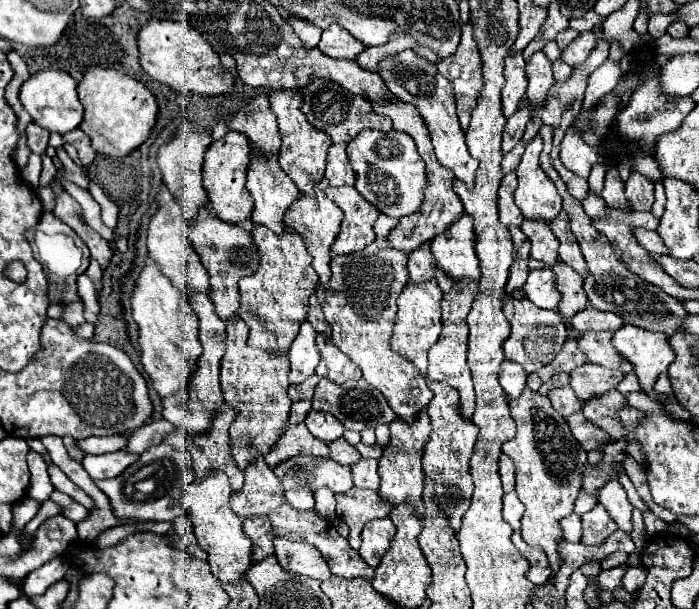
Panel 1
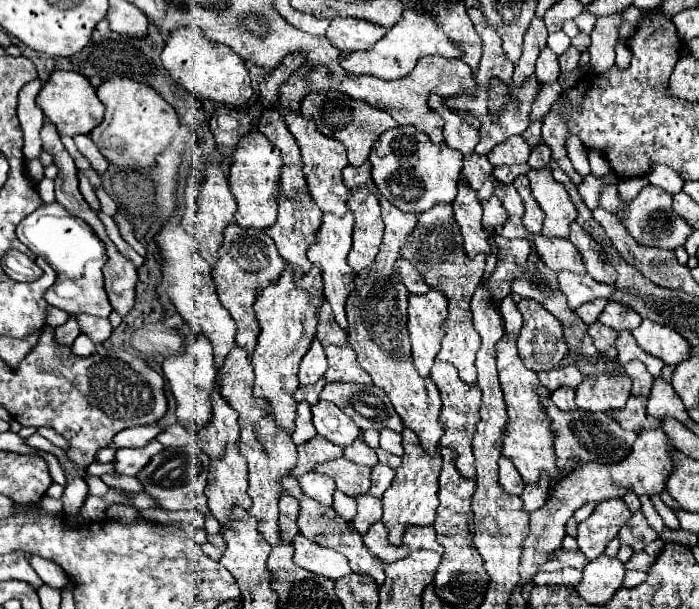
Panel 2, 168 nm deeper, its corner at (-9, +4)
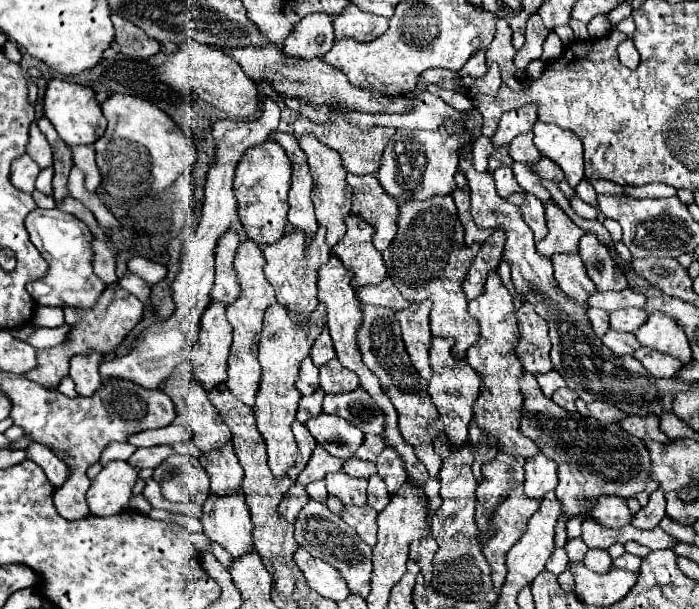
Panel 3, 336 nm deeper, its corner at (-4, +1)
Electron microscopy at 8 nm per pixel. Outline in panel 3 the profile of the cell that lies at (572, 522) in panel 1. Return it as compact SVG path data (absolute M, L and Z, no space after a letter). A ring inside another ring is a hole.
M524 372L522 378L522 434L538 444L542 454L552 458L558 464L558 486L556 496L562 502L562 518L556 526L556 546L564 546L566 536L566 520L577 515L587 515L594 508L596 498L602 494L630 498L642 490L654 490L658 484L648 478L648 450L646 444L626 434L618 424L604 424L594 418L586 418L578 412L566 412L558 404L554 404L548 396L538 390L538 382L532 374Z

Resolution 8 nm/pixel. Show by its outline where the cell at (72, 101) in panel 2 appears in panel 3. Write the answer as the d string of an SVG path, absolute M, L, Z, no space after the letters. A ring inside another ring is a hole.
M50 80L44 94L44 116L52 122L58 136L68 144L92 144L104 130L104 116L96 102L94 90L66 80Z

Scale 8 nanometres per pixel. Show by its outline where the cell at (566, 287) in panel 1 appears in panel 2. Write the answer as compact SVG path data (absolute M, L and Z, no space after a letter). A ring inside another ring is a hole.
M597 299L595 303L587 303L587 305L583 305L583 307L575 309L575 311L577 311L577 315L583 317L583 321L585 321L587 325L593 325L593 323L597 323L597 317L603 313L605 305L607 305L605 299L603 299L603 301Z

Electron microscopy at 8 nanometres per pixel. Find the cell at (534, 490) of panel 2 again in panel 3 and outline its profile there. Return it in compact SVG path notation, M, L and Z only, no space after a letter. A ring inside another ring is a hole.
M538 454L534 458L526 460L526 482L524 492L528 498L542 500L542 496L556 488L556 462L546 458L544 454Z

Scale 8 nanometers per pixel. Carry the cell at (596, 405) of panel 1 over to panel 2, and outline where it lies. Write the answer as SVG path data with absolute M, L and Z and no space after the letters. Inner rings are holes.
M629 397L623 411L609 413L623 429L641 433L645 429L657 429L661 427L661 419L655 419L647 413L647 399L645 397Z

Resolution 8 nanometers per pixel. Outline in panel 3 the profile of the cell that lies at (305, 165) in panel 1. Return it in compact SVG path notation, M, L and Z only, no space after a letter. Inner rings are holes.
M302 134L302 138L298 138L298 144L300 144L300 148L304 150L304 154L308 158L310 176L314 180L312 202L314 202L314 208L316 208L316 220L318 220L318 224L326 226L326 230L328 230L326 244L330 248L334 248L338 244L338 240L342 238L342 234L346 232L344 216L350 212L350 206L352 206L352 190L346 182L346 168L342 166L342 160L338 158L338 152L330 150L324 144L320 144L314 136Z

